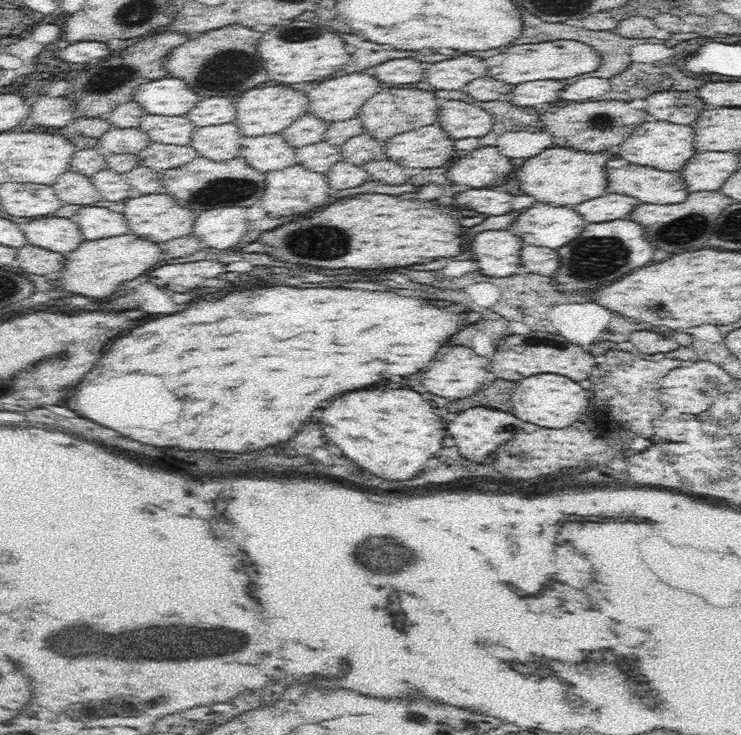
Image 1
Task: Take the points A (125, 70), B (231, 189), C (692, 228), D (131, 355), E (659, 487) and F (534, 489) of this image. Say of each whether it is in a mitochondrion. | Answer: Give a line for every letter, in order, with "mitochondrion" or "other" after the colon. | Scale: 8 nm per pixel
A: mitochondrion
B: mitochondrion
C: mitochondrion
D: other
E: other
F: other

